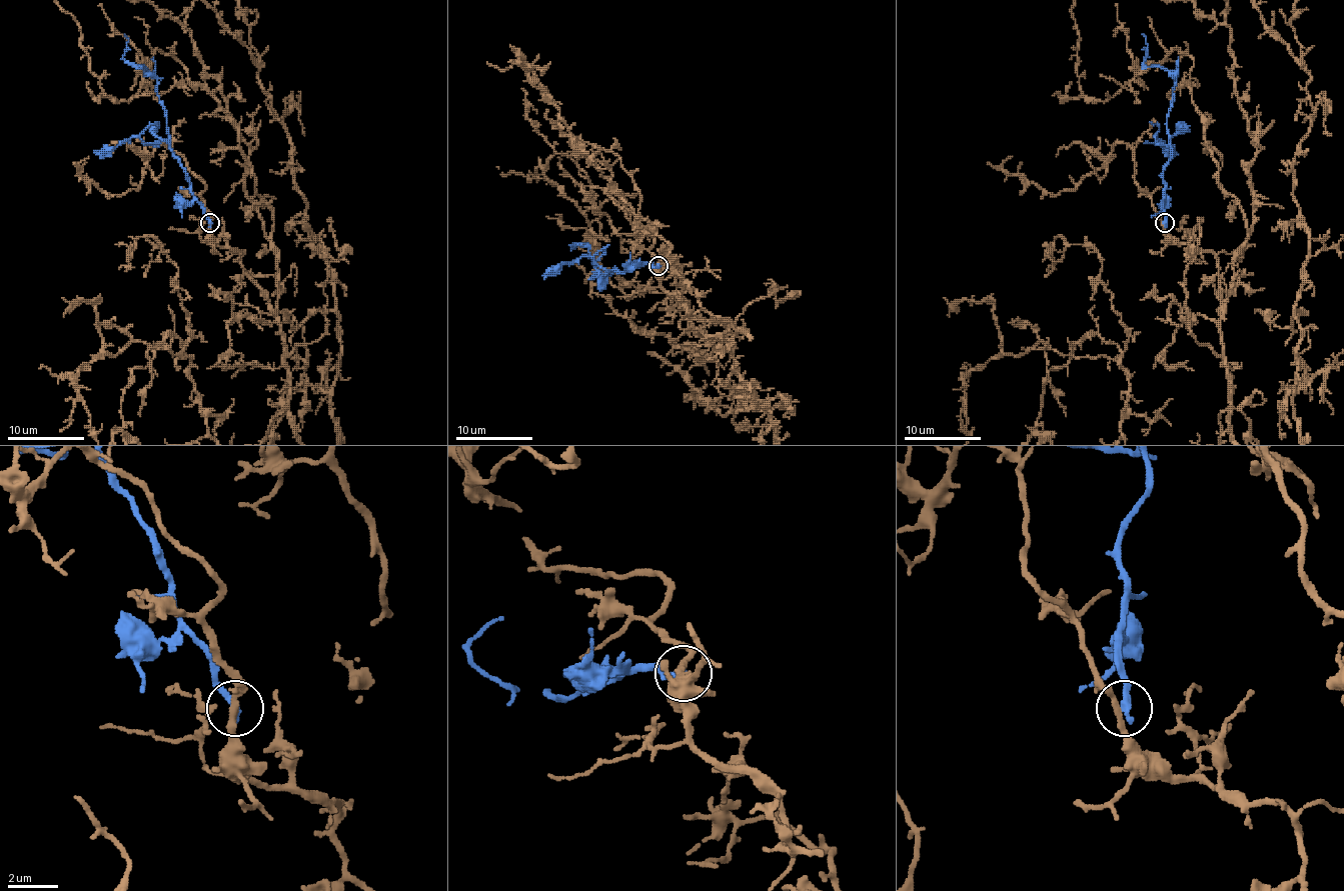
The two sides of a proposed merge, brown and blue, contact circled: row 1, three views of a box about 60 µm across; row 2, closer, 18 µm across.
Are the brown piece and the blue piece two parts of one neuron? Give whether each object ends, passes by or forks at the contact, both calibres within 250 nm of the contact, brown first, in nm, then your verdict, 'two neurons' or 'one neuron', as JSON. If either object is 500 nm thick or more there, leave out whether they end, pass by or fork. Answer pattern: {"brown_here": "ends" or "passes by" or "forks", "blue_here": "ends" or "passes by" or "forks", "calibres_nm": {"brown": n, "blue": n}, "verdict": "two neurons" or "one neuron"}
{"brown_here": "passes by", "blue_here": "ends", "calibres_nm": {"brown": 240, "blue": 320}, "verdict": "two neurons"}

